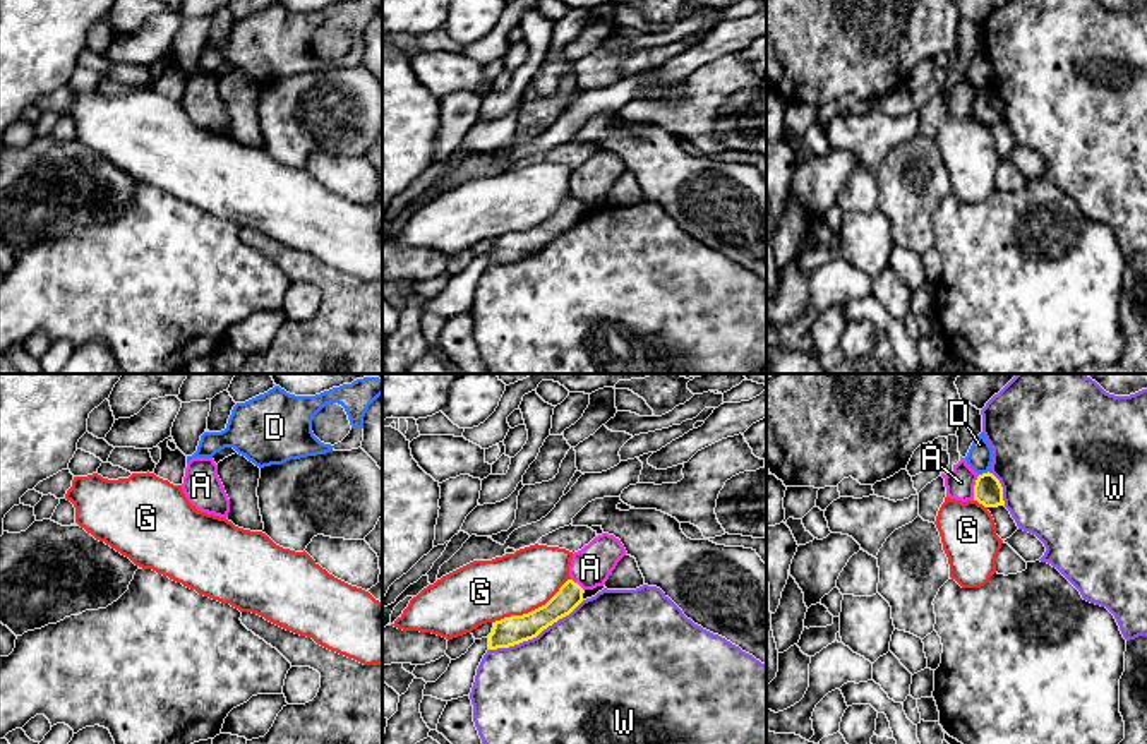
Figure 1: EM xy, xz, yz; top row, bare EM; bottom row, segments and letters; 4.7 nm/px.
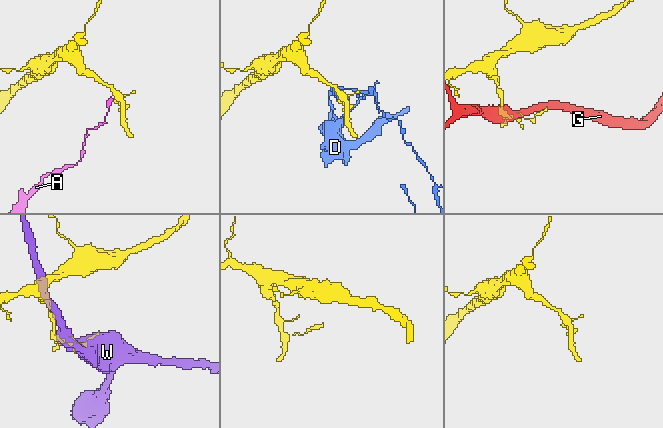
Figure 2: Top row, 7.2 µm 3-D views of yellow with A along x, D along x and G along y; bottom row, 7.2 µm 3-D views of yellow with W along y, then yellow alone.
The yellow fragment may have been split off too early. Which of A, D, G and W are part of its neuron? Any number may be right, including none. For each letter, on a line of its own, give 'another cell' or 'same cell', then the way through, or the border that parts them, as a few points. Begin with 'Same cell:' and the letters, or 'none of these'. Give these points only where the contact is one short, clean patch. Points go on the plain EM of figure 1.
Same cell: none of these
A: another cell | along yz (979, 91), (972, 115)
D: another cell
G: another cell
W: another cell

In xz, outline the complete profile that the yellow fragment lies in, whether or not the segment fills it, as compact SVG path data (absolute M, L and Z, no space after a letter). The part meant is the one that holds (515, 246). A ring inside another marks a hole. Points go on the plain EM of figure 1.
M567 195L559 207L542 223L494 238L489 250L489 266L509 264L537 254L543 245L569 231L581 218L585 206Z

